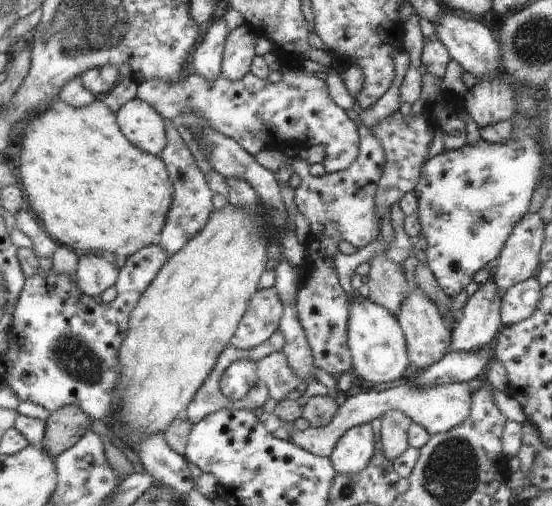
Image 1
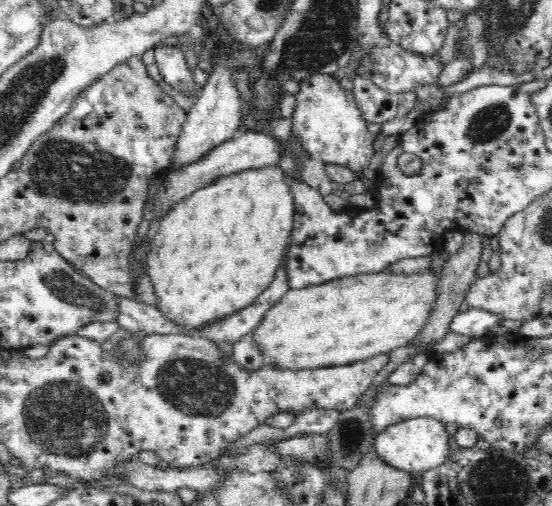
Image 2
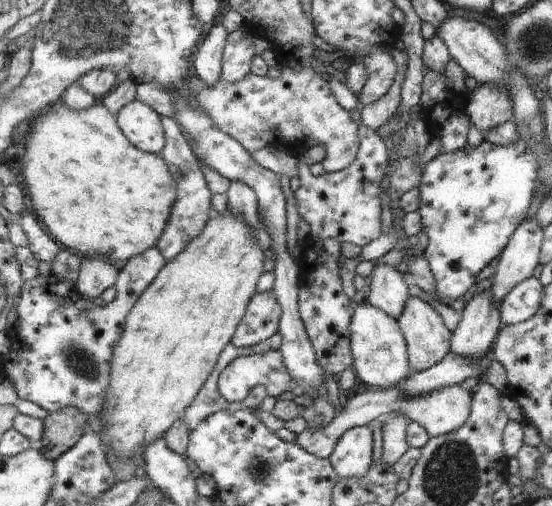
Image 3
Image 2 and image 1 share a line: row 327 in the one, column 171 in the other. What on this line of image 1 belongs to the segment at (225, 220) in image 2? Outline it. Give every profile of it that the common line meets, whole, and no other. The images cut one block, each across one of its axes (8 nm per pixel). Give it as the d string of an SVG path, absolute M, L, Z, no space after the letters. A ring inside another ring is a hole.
M97 97L93 104L89 104L85 108L73 108L65 100L57 98L51 105L43 108L38 113L34 113L28 119L28 123L23 130L22 153L15 158L15 165L17 167L17 174L19 175L19 183L29 200L30 208L41 220L45 230L51 237L59 240L61 245L65 247L69 246L73 250L79 249L83 250L83 252L91 253L111 252L111 254L123 256L127 260L130 256L137 254L139 250L143 250L143 248L147 248L147 246L158 242L165 222L167 222L169 211L171 211L171 204L173 204L175 188L173 188L167 165L163 158L161 158L161 155L157 156L137 148L137 145L134 145L120 129L118 114L111 112L111 108L103 102L101 97Z

